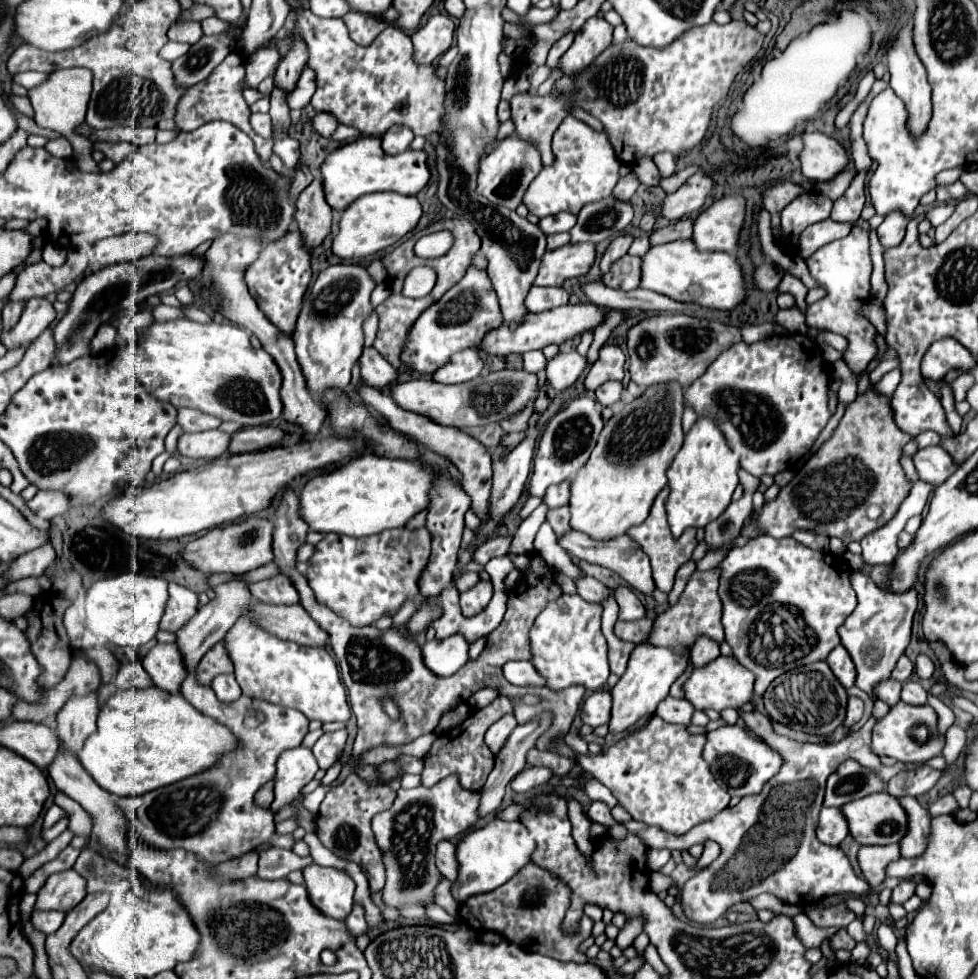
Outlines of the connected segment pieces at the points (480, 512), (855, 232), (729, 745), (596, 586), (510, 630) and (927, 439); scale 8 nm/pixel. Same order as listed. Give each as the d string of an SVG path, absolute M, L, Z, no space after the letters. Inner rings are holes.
M364 383L358 385L358 393L360 397L370 403L376 411L380 411L394 429L402 431L402 433L408 433L412 437L416 437L418 441L422 441L424 445L428 445L434 453L438 455L444 455L448 457L456 467L458 471L462 473L462 489L470 495L472 499L472 511L478 515L478 519L486 519L486 503L490 503L490 471L492 471L492 457L490 457L490 451L478 443L476 439L472 439L470 435L466 435L464 431L458 431L456 427L444 427L444 425L438 425L434 421L430 421L428 417L424 415L418 415L418 413L410 413L410 411L404 411L400 409L388 395L382 395L378 393L374 387L368 387Z
M852 227L850 235L836 239L834 243L828 243L826 247L820 247L814 255L810 255L810 259L806 259L806 265L808 265L810 275L826 291L824 299L808 305L806 325L846 337L848 347L844 351L842 359L854 373L864 371L868 367L868 363L878 355L878 345L876 345L878 331L862 315L862 307L872 299L872 289L870 289L872 259L870 259L868 231L860 229L860 227Z
M734 725L734 727L718 727L716 731L706 733L706 745L704 745L704 761L710 765L712 775L716 781L730 793L730 795L754 795L762 789L762 785L780 769L782 757L774 753L762 739L754 737L746 729Z
M584 573L576 579L576 591L582 599L592 601L592 603L600 603L608 595L608 587L604 587L600 581Z
M288 487L284 491L282 503L280 503L278 511L270 517L270 521L276 525L276 529L274 529L274 563L280 567L280 573L286 575L290 579L290 583L294 583L294 587L298 587L302 607L306 607L308 615L330 635L330 645L338 659L342 681L348 689L348 703L350 703L352 713L358 719L358 735L356 735L354 751L352 751L354 755L358 755L374 745L380 745L380 743L390 743L390 745L410 743L412 739L416 739L420 735L430 733L438 725L444 711L456 707L458 703L468 701L468 697L482 687L500 689L500 695L510 697L514 703L518 703L524 695L536 695L546 703L540 707L542 707L542 711L554 713L554 723L552 723L550 731L538 739L536 749L546 751L546 749L550 749L552 737L558 737L560 733L568 733L570 723L578 711L578 705L586 693L584 687L570 687L564 693L556 695L542 687L516 687L516 685L510 685L502 677L502 665L506 661L530 659L528 631L530 631L536 615L546 607L546 603L550 603L552 599L562 595L548 565L542 561L540 555L536 555L536 553L530 555L530 561L532 561L530 571L524 573L522 583L514 591L510 591L508 611L504 615L504 621L500 623L500 627L496 631L490 633L488 645L480 653L480 657L474 661L468 661L458 671L458 675L440 677L440 675L434 675L426 667L426 663L422 659L422 647L406 631L390 627L390 643L386 643L388 641L386 631L380 631L374 625L354 627L352 623L346 623L346 619L342 619L340 615L334 615L334 611L330 611L330 607L322 607L318 603L318 599L314 599L314 593L310 591L306 577L296 571L296 551L300 545L306 543L308 527L298 511L298 497L292 491L292 487ZM382 697L390 697L396 703L396 707L400 711L398 719L390 719L390 715L386 715L386 711L382 711Z
M924 431L922 435L914 437L914 441L917 442L918 448L924 448L926 445L938 445L938 439L940 439L940 435L934 433L934 431Z

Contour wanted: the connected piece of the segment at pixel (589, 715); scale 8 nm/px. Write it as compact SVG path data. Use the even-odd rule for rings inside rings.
M594 691L590 697L584 699L582 709L580 709L580 719L582 723L590 727L604 725L610 719L610 707L612 707L612 697L610 691Z

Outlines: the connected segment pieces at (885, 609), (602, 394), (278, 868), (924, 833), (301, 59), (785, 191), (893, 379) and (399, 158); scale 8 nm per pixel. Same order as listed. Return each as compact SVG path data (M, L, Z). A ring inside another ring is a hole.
M852 571L850 581L858 595L858 607L846 619L846 623L838 627L838 635L856 665L856 673L858 673L856 685L862 691L866 691L872 701L876 701L878 697L874 695L874 683L882 683L882 679L892 677L892 669L896 667L896 661L900 659L900 655L910 643L910 629L918 605L916 601L918 593L914 589L908 589L904 593L896 593L894 597L890 597L890 593L876 587L870 577L860 575L856 571Z
M606 381L602 387L596 389L596 399L602 407L610 407L620 399L622 393L622 383L620 381Z
M266 849L260 853L258 861L258 877L260 879L282 879L290 871L304 869L312 865L312 857L300 857L294 851L286 849Z
M900 797L900 803L910 819L908 835L900 841L902 857L918 857L926 851L926 843L930 839L930 815L914 797Z
M290 33L290 37L294 39L294 45L292 45L292 49L286 53L286 57L284 57L284 61L280 63L280 67L276 69L276 77L274 77L274 85L276 85L278 89L282 89L282 91L286 93L286 97L288 97L288 95L292 93L292 89L296 87L298 77L300 77L300 73L302 73L302 67L304 67L306 59L308 59L306 43L304 43L298 35L294 35L294 33Z
M776 183L772 189L766 191L764 207L772 215L772 241L774 241L774 245L778 245L780 235L782 235L782 231L780 231L780 211L802 191L804 189L794 185L794 183Z
M894 369L890 373L886 373L876 385L874 385L874 391L878 391L878 395L884 395L884 397L890 397L894 393L894 389L898 387L900 383L900 369Z
M360 137L326 157L320 167L324 193L328 195L328 205L332 209L344 211L358 197L378 191L396 191L402 195L418 195L430 181L432 173L428 167L426 153L420 151L404 151L398 155L388 155L382 149L382 141L378 137Z

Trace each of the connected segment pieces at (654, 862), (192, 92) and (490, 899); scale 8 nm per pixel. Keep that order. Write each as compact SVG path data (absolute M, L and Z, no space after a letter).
M650 849L648 851L648 865L652 871L660 871L670 859L670 849Z
M232 51L230 55L226 55L226 59L212 71L212 75L204 81L200 81L198 85L194 85L192 89L188 89L182 99L178 101L178 107L176 107L176 115L174 115L174 121L176 121L176 127L180 131L194 131L196 127L200 127L202 123L210 123L210 121L216 121L216 119L222 119L222 121L228 121L232 125L236 125L238 129L242 129L246 135L250 135L250 139L254 141L256 145L256 151L262 159L262 163L268 165L270 157L272 157L272 139L262 139L258 137L252 127L250 127L250 107L248 103L244 101L244 95L242 95L242 81L244 81L244 69L246 69L246 59Z
M528 863L528 867L522 867L510 883L504 883L498 887L498 891L490 891L486 895L474 895L466 899L460 905L460 917L464 923L478 931L498 931L502 937L510 943L516 943L518 947L526 951L536 951L542 955L550 955L560 961L574 961L574 963L586 963L586 955L578 951L578 945L590 937L594 921L590 917L582 917L582 923L576 933L566 933L562 929L564 913L570 907L570 889L552 873L536 867L534 863Z

